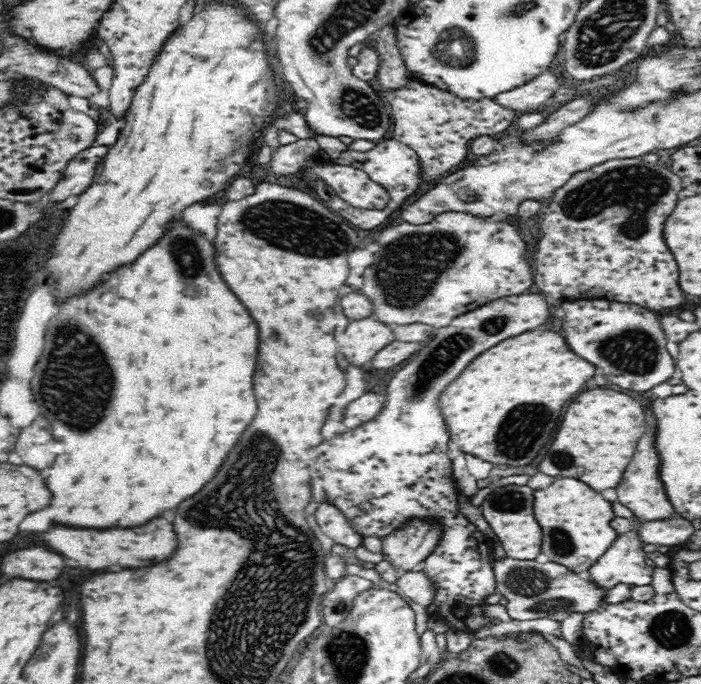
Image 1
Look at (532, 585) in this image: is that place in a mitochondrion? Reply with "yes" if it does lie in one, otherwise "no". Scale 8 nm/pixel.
yes

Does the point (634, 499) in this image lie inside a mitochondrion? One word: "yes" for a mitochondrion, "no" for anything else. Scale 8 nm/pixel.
no

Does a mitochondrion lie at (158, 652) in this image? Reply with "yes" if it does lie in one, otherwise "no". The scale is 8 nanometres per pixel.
no

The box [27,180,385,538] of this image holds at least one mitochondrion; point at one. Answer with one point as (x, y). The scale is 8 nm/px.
(77, 368)

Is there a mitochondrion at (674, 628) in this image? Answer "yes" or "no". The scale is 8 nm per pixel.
yes

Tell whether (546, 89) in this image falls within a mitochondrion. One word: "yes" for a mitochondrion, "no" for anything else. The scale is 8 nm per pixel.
no

